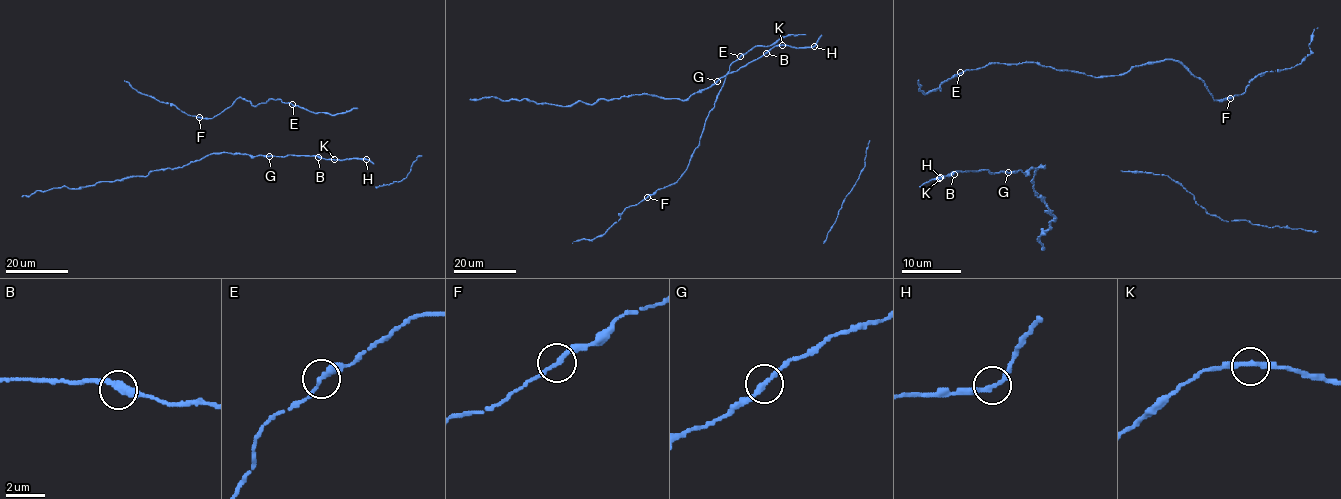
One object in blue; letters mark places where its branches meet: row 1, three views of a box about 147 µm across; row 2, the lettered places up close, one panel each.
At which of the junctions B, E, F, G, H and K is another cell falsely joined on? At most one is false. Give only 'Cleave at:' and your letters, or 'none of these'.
Cleave at: none of these

